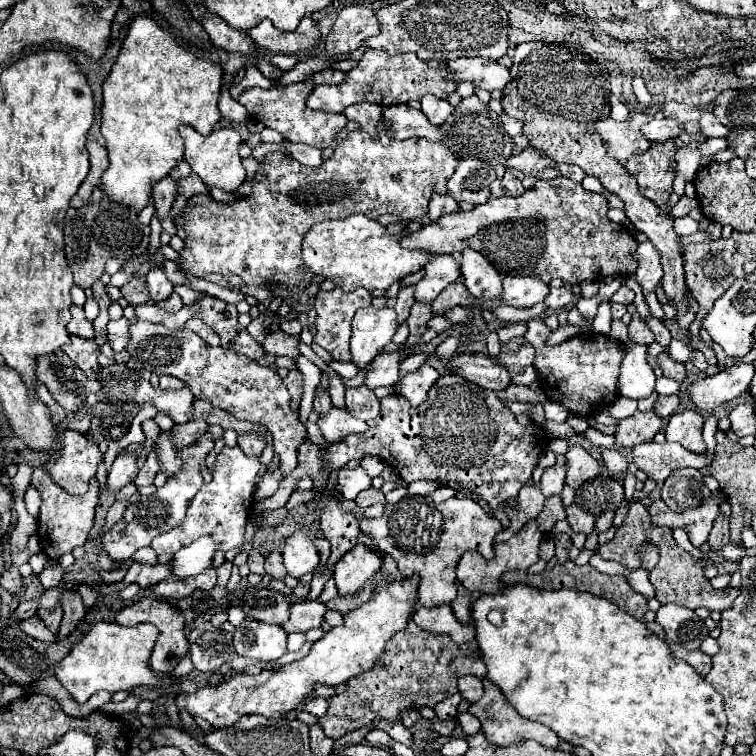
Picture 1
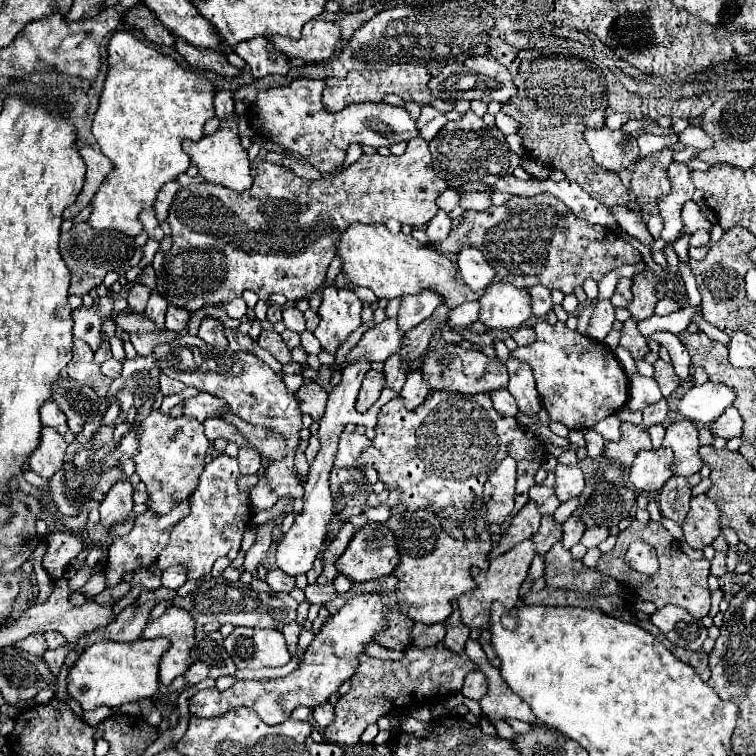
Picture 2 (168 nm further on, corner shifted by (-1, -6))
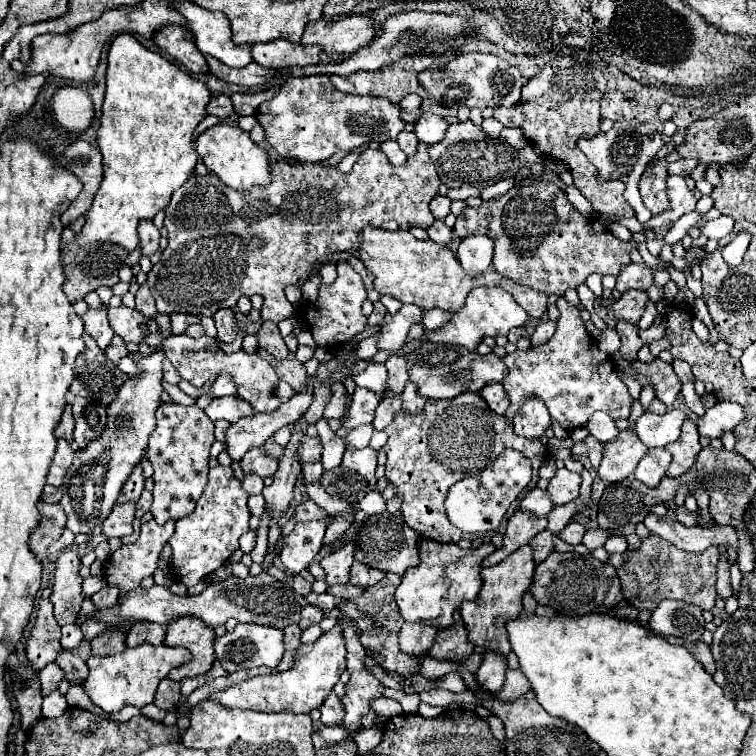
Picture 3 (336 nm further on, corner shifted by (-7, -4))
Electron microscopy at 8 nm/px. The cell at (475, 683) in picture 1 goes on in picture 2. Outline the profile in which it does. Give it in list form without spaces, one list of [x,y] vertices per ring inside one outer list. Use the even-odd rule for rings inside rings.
[[[471,671],[467,677],[465,677],[465,683],[463,683],[463,689],[461,693],[469,699],[475,699],[479,701],[485,693],[487,693],[487,679],[481,671]]]

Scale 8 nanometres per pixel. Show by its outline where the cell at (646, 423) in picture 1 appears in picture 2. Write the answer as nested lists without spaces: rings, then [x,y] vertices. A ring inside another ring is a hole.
[[[623,423],[621,425],[621,439],[615,443],[605,443],[603,455],[621,463],[623,467],[631,467],[635,455],[641,449],[651,449],[651,439],[649,433],[643,425],[633,425],[633,423]]]

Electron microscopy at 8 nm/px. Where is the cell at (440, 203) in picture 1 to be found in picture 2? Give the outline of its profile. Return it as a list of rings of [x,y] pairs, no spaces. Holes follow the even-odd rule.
[[[439,211],[433,219],[431,219],[431,223],[427,225],[427,237],[429,237],[429,241],[435,245],[435,243],[439,243],[441,239],[445,239],[447,235],[449,235],[449,231],[451,231],[451,223],[453,223],[453,219],[445,213],[445,211]]]

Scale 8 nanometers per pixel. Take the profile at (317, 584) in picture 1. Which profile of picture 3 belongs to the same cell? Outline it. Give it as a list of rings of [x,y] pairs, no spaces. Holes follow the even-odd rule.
[[[307,605],[307,607],[303,607],[303,611],[301,611],[301,621],[299,621],[299,627],[301,627],[301,629],[307,629],[307,627],[311,627],[311,625],[319,623],[321,619],[323,619],[323,611],[321,611],[319,607]]]

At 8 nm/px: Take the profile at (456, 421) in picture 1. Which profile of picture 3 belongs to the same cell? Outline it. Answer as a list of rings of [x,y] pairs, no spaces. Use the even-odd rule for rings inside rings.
[[[461,393],[453,401],[431,401],[427,399],[419,415],[399,411],[391,425],[383,429],[387,433],[387,453],[385,475],[389,483],[397,487],[397,493],[403,497],[401,513],[405,523],[423,533],[429,539],[441,543],[457,543],[461,539],[475,539],[477,535],[465,535],[461,529],[453,527],[445,515],[443,501],[447,489],[461,481],[463,477],[473,477],[483,471],[497,453],[503,453],[505,447],[519,449],[525,457],[533,461],[533,487],[539,479],[537,471],[547,459],[547,449],[541,439],[525,439],[515,435],[513,425],[507,417],[487,409],[479,393]]]

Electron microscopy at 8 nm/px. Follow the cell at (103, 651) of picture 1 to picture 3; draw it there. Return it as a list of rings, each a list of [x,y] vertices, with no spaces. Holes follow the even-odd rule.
[[[143,643],[135,649],[125,649],[123,653],[111,657],[89,657],[87,659],[89,677],[83,683],[83,689],[91,697],[91,701],[105,713],[121,711],[125,705],[141,709],[153,703],[159,681],[165,679],[173,667],[179,667],[189,659],[191,655],[185,647],[167,647],[167,645],[155,647],[149,643]]]

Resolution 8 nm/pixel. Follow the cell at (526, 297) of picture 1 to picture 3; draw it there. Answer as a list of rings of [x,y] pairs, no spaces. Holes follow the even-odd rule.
[[[475,287],[463,305],[447,323],[439,327],[439,331],[429,331],[427,339],[433,343],[447,343],[447,345],[461,345],[467,351],[475,351],[483,337],[499,337],[507,335],[511,327],[519,327],[527,321],[527,311],[517,305],[517,301],[501,287]]]

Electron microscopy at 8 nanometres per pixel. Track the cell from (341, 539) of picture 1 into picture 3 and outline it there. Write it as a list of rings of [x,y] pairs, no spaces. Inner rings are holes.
[[[345,543],[339,551],[321,559],[321,567],[327,573],[327,577],[325,577],[327,585],[349,583],[349,569],[351,569],[351,563],[353,563],[353,553],[355,553],[355,545]]]

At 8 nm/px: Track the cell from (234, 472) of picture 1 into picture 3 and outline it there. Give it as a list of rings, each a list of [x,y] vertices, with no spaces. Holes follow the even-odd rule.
[[[217,465],[209,469],[209,483],[203,491],[191,517],[183,517],[175,523],[175,533],[169,539],[173,549],[171,571],[187,587],[197,585],[205,575],[219,569],[229,561],[229,557],[239,549],[239,537],[249,531],[249,509],[247,509],[247,491],[241,487],[241,481],[233,475],[231,467]]]

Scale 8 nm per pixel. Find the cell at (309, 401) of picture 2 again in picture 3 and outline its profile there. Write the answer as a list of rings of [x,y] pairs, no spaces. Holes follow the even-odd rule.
[[[335,383],[335,385],[331,387],[331,393],[333,393],[333,397],[331,397],[329,405],[327,405],[325,411],[323,411],[323,417],[325,417],[327,421],[329,421],[329,419],[341,419],[341,417],[345,415],[347,405],[349,405],[349,395],[347,395],[347,389],[343,387],[343,383]]]

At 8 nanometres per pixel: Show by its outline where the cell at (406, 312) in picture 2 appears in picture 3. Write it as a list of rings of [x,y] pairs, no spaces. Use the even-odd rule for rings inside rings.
[[[403,305],[393,313],[391,319],[379,327],[379,351],[399,351],[407,341],[409,327],[421,323],[421,315],[423,309],[417,305]]]

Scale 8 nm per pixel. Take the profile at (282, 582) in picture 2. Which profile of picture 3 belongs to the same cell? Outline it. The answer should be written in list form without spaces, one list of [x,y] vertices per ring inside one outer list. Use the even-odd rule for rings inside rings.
[[[295,575],[295,577],[293,577],[293,591],[295,591],[297,595],[301,595],[301,597],[307,597],[307,595],[311,593],[311,583],[305,581],[301,575]]]

